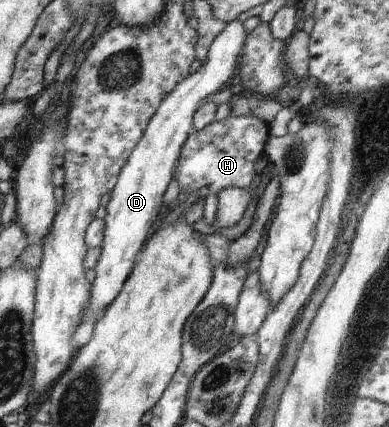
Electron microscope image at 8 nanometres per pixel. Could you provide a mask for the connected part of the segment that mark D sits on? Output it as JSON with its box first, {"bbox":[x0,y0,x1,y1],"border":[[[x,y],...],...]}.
{"bbox":[81,20,247,323],"border":[[[233,20],[227,23],[225,29],[210,45],[205,65],[200,66],[198,71],[185,81],[180,81],[175,91],[161,101],[143,137],[127,158],[115,187],[110,191],[110,200],[106,206],[107,214],[104,218],[104,238],[99,247],[99,261],[94,269],[96,277],[81,323],[91,322],[90,317],[95,312],[105,311],[115,301],[131,275],[135,257],[143,247],[143,243],[147,241],[147,235],[161,211],[163,195],[167,185],[174,178],[174,169],[179,161],[181,149],[194,129],[193,120],[199,101],[236,80],[238,62],[246,39],[247,33],[243,22]]]}

